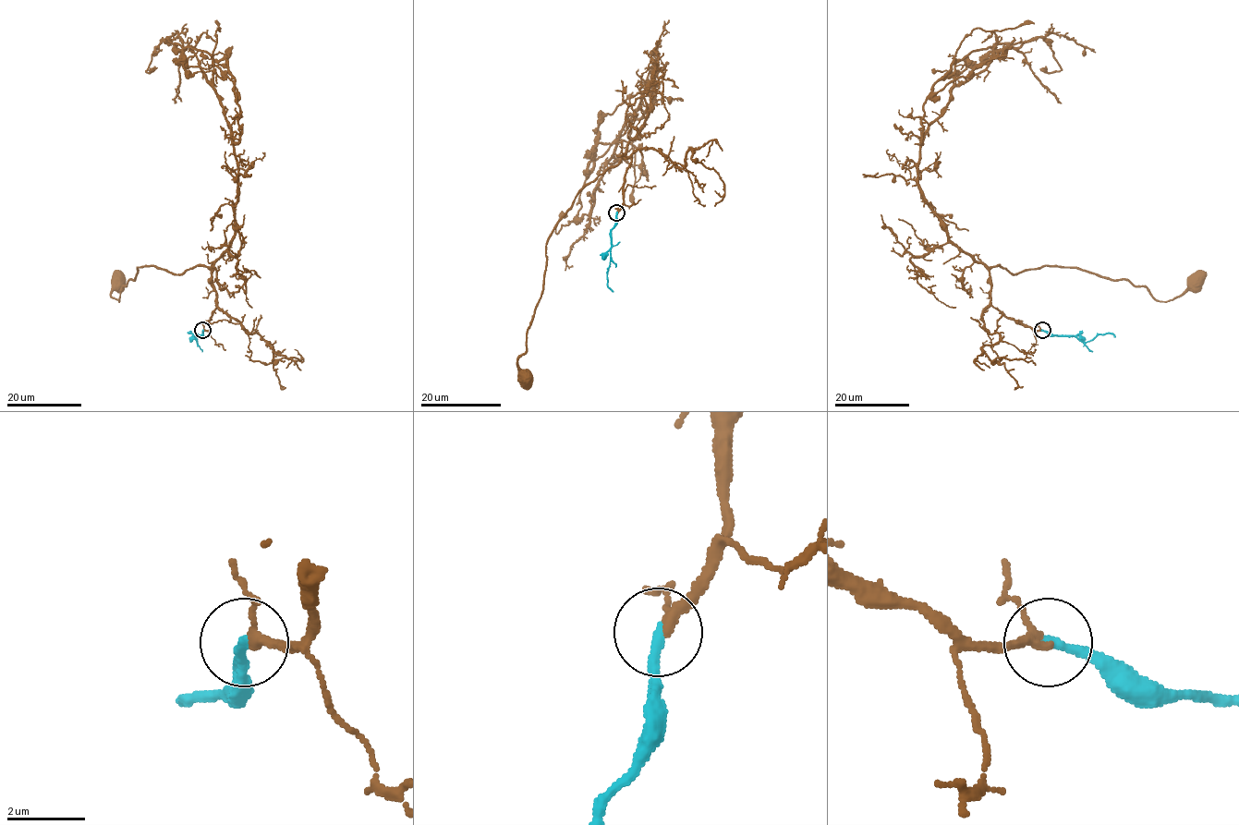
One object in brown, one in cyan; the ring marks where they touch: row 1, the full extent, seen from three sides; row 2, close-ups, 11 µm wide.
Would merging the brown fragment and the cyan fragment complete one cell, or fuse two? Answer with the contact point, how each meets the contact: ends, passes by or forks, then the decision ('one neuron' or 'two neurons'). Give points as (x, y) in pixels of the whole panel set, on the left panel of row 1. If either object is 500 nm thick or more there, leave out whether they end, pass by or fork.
at (202, 330); brown passes by; cyan ends there; one neuron

